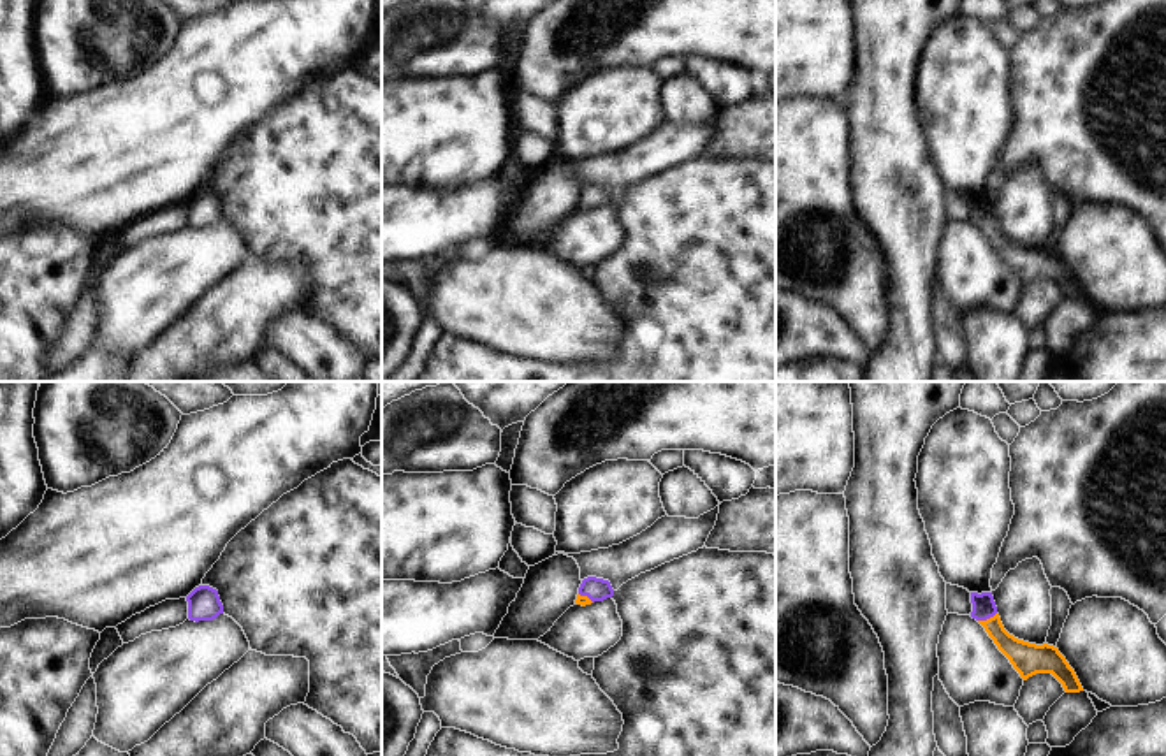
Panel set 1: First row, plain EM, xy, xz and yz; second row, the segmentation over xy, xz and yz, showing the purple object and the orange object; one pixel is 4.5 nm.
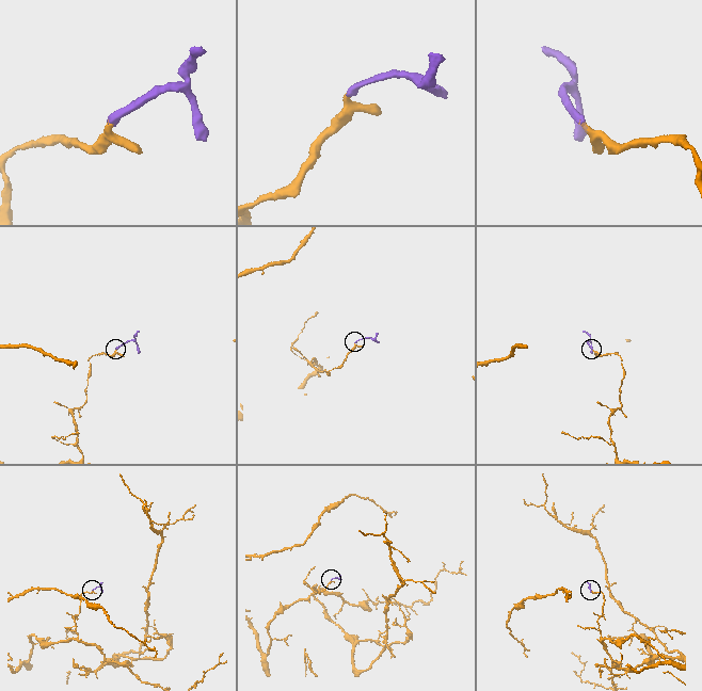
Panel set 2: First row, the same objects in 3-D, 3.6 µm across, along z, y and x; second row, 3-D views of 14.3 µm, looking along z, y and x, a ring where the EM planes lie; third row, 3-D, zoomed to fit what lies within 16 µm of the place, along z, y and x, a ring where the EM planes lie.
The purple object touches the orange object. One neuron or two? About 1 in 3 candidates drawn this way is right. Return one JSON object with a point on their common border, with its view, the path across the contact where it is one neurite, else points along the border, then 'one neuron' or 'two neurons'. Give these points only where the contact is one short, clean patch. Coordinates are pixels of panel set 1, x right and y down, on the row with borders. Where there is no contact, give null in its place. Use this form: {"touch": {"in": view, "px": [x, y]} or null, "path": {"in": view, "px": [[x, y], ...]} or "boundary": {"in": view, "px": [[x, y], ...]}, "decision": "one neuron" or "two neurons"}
{"touch": {"in": "yz", "px": [987, 617]}, "path": {"in": "yz", "px": [[983, 607], [987, 617], [1024, 656]]}, "decision": "one neuron"}

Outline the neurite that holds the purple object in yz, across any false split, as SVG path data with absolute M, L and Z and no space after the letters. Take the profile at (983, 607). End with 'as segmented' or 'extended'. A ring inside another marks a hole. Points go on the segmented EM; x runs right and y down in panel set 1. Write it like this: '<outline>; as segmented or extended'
M971 592L971 603L971 617L985 628L997 649L1009 659L1024 680L1036 673L1052 673L1066 693L1083 691L1075 670L1057 647L1029 643L1004 629L992 592Z; extended

